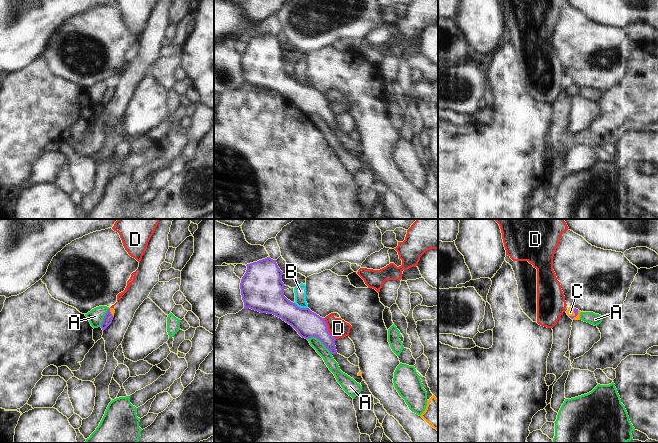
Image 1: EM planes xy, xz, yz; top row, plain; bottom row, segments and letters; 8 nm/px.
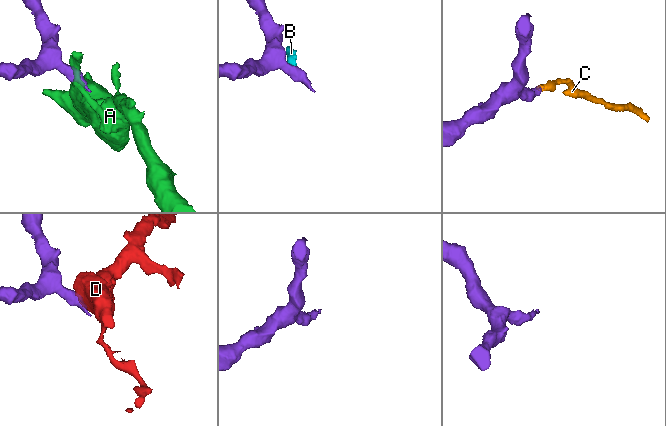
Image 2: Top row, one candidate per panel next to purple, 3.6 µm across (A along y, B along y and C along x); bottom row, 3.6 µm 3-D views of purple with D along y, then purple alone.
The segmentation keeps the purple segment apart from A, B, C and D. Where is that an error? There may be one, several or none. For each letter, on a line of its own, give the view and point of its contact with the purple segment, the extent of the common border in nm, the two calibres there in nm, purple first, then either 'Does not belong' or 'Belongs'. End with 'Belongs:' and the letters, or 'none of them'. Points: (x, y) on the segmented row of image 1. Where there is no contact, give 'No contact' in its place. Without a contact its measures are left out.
A: Touches purple at xz (320, 340). Shared border 240 nm. Thickness 220 nm (purple) against 90 nm. Does not belong
B: Touches purple at xz (301, 308). Shared border 120 nm. Thickness 220 nm (purple) against 100 nm. Does not belong
C: Touches purple at yz (575, 314). Shared border 100 nm. Thickness 30 nm (purple) against 60 nm. Belongs
D: Touches purple at xz (327, 329). Shared border 200 nm. Thickness 220 nm (purple) against 160 nm. Does not belong
Belongs: C.

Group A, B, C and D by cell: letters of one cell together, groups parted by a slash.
A B / C / D

